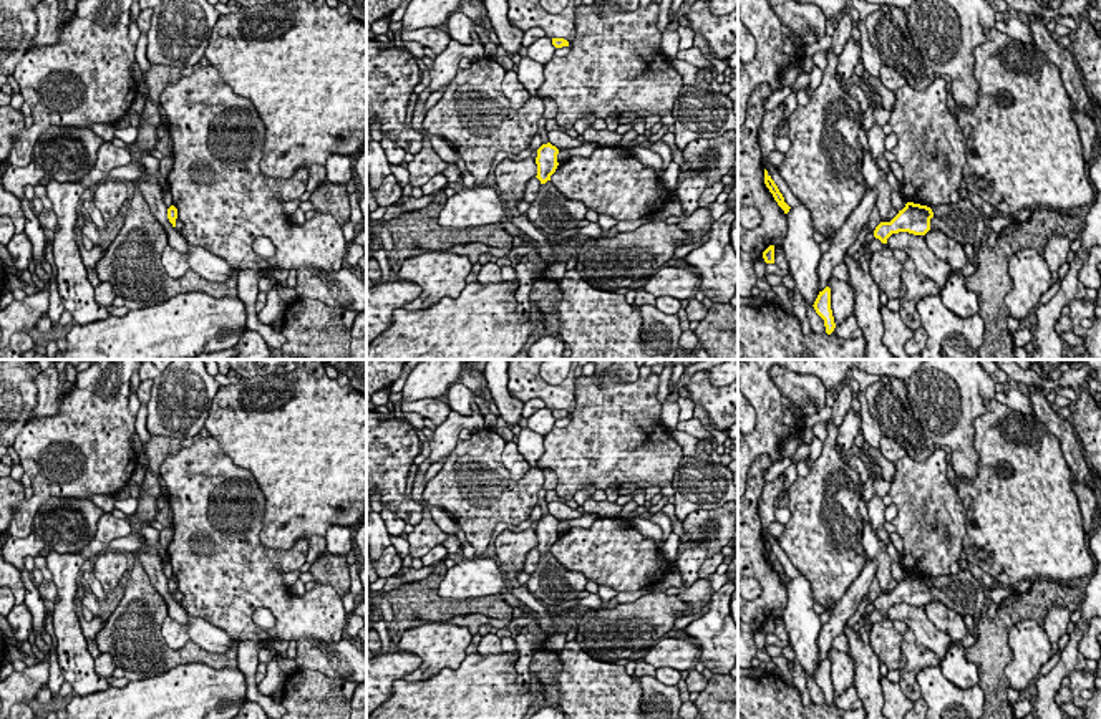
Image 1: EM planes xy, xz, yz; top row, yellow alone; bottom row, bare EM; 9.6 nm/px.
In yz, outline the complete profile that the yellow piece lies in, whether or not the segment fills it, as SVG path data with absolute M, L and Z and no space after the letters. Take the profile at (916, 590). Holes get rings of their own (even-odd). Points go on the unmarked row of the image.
M960 570L957 575L943 575L934 580L907 573L890 593L880 593L875 598L874 608L887 615L892 605L925 606L930 600L939 600L962 618L982 615L988 605L983 583L968 570Z

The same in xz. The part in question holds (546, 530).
M550 514L542 515L537 520L537 550L541 560L531 578L526 581L526 588L544 605L560 606L567 600L579 600L585 591L587 578L584 573L570 572L564 568L557 558L550 553L550 547L555 543L559 520Z

